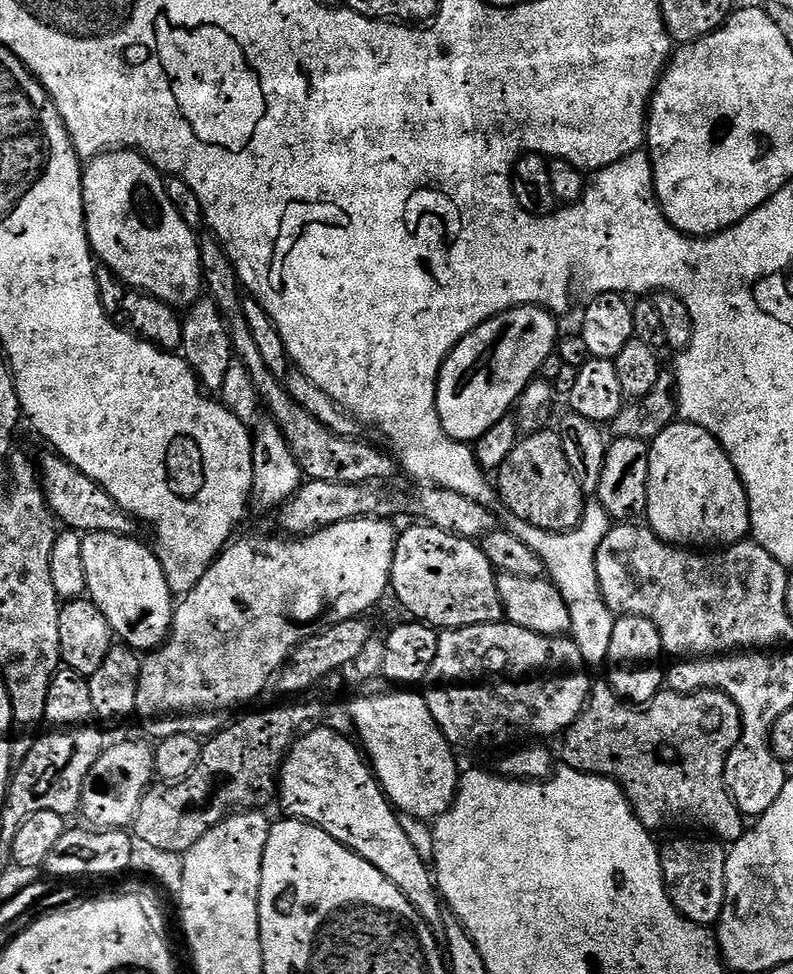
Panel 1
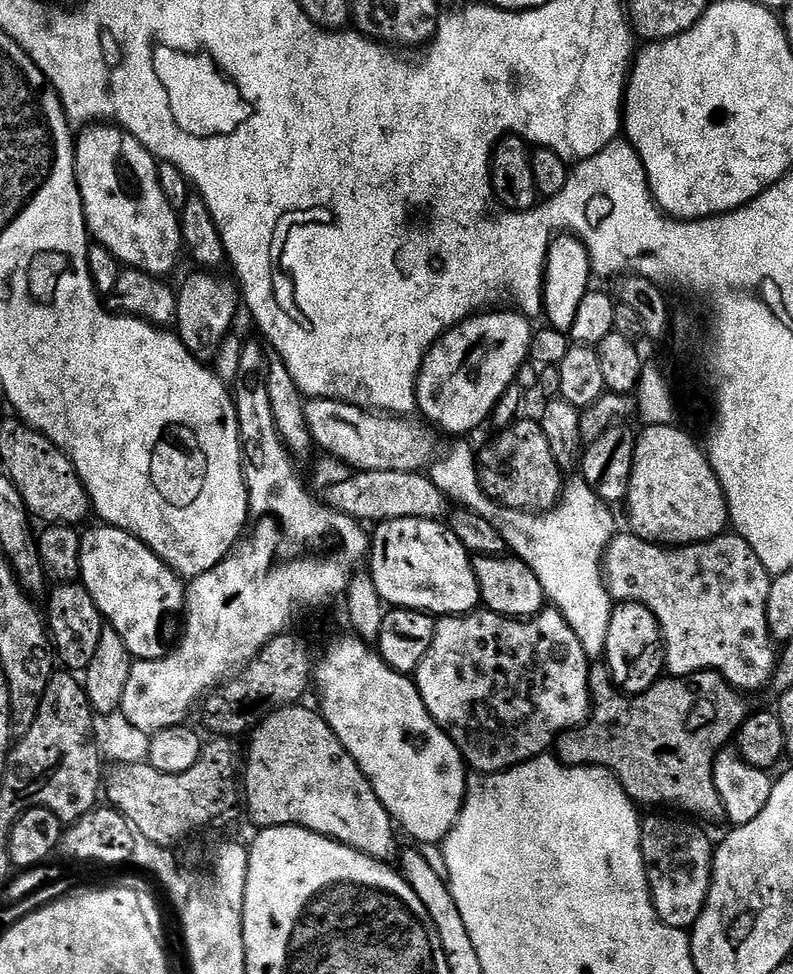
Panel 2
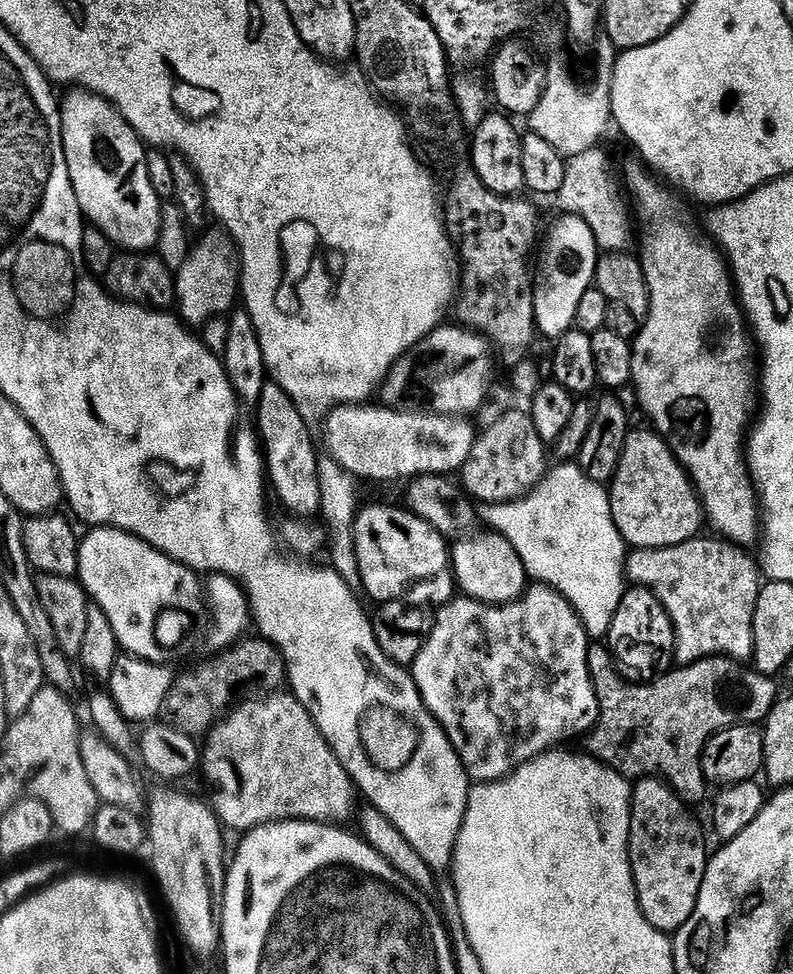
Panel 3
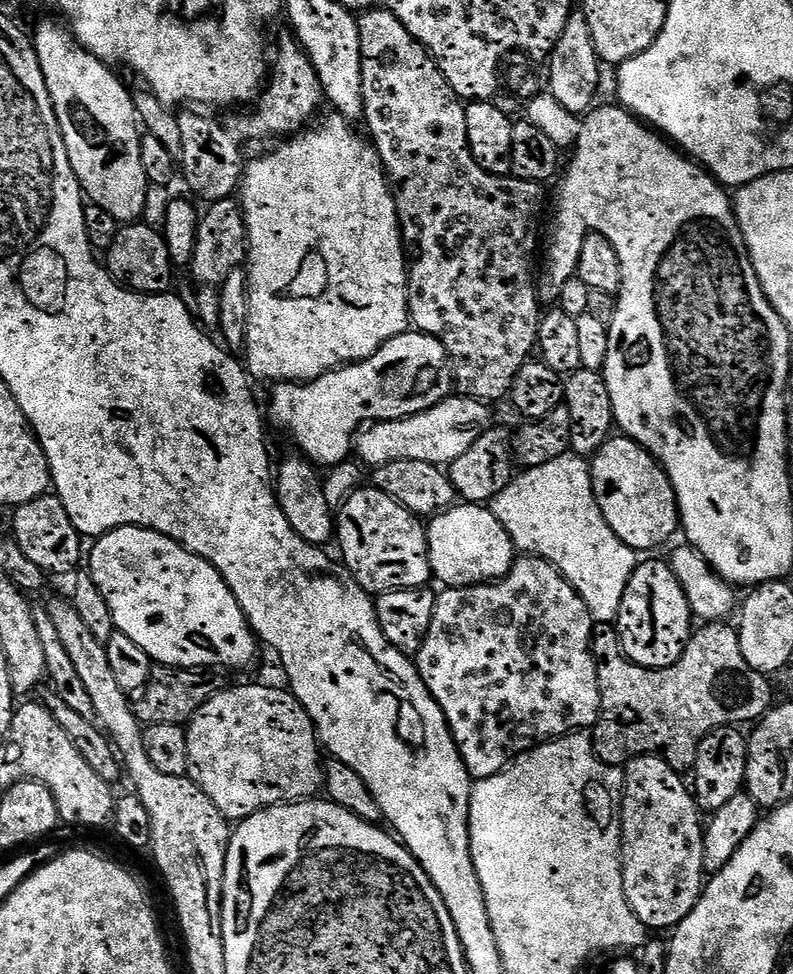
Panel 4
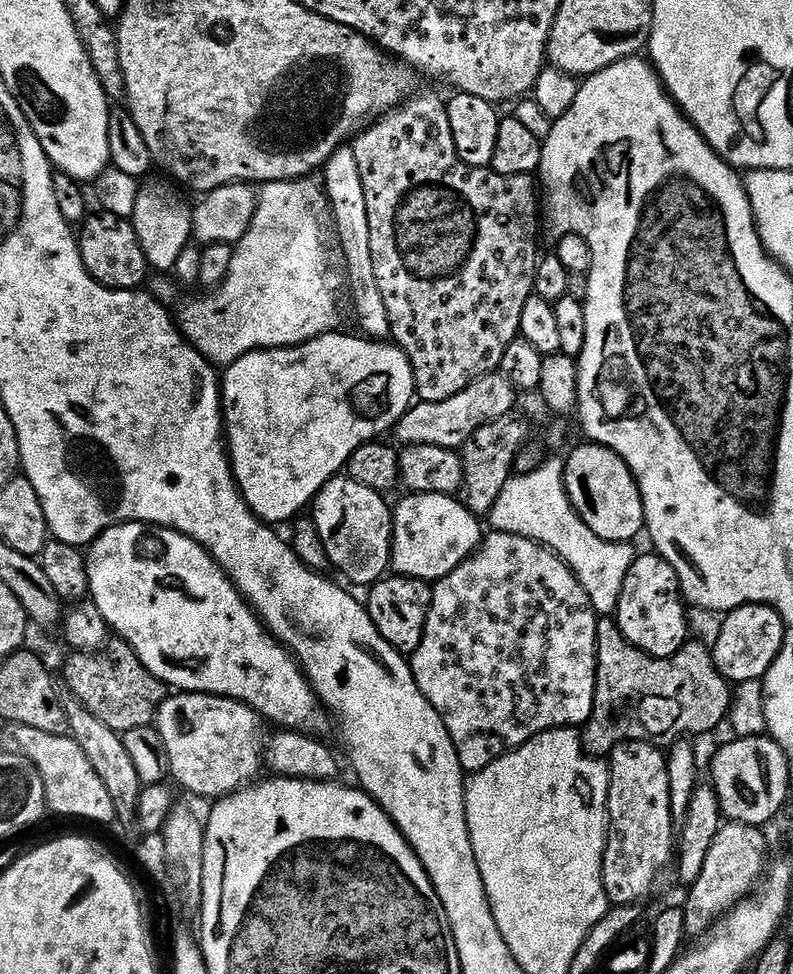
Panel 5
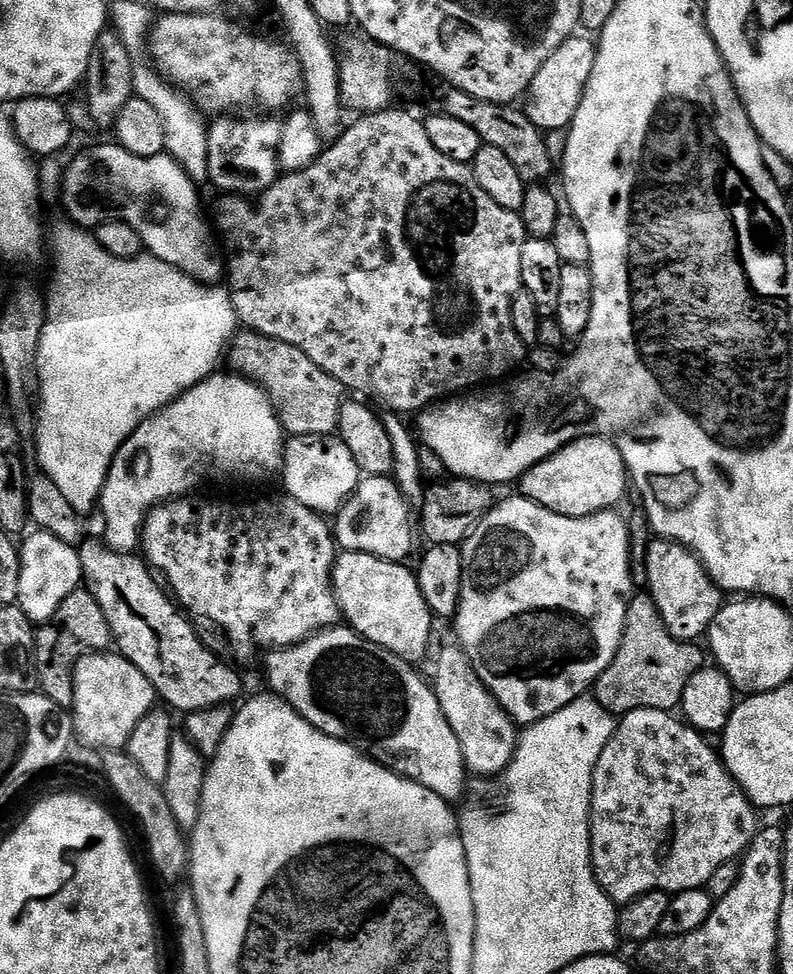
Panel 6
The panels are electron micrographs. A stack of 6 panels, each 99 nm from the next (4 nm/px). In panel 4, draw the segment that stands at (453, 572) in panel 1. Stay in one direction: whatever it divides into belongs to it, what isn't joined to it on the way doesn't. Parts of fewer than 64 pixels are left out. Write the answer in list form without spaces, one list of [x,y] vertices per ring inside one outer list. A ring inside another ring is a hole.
[[[360,486],[345,497],[335,513],[334,540],[340,543],[343,567],[369,594],[394,592],[398,588],[422,588],[433,579],[428,561],[428,533],[421,517],[375,486]]]

